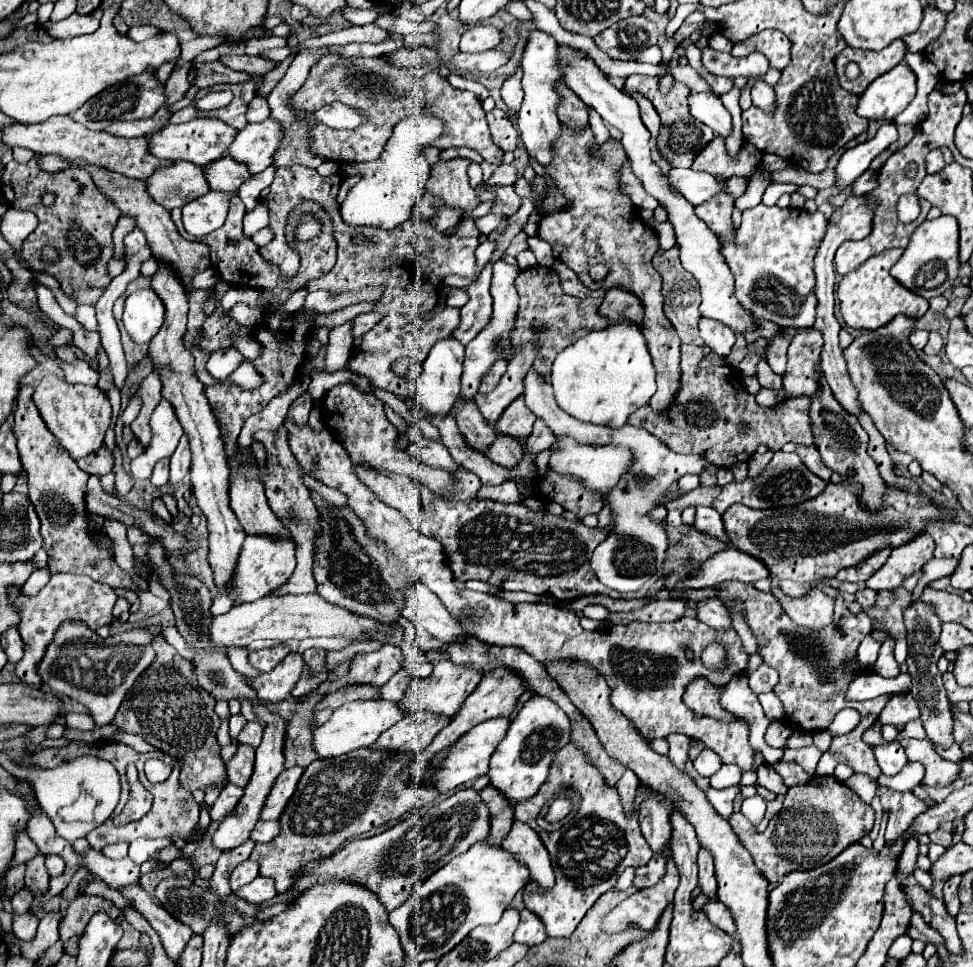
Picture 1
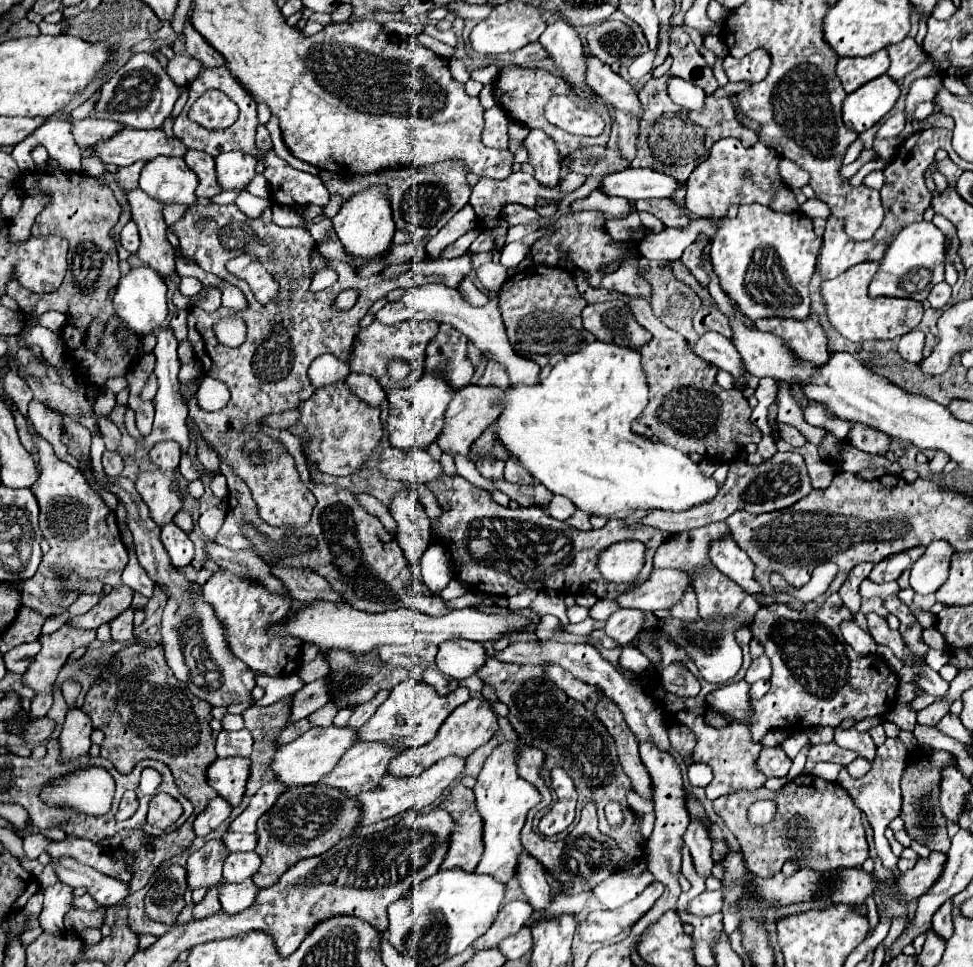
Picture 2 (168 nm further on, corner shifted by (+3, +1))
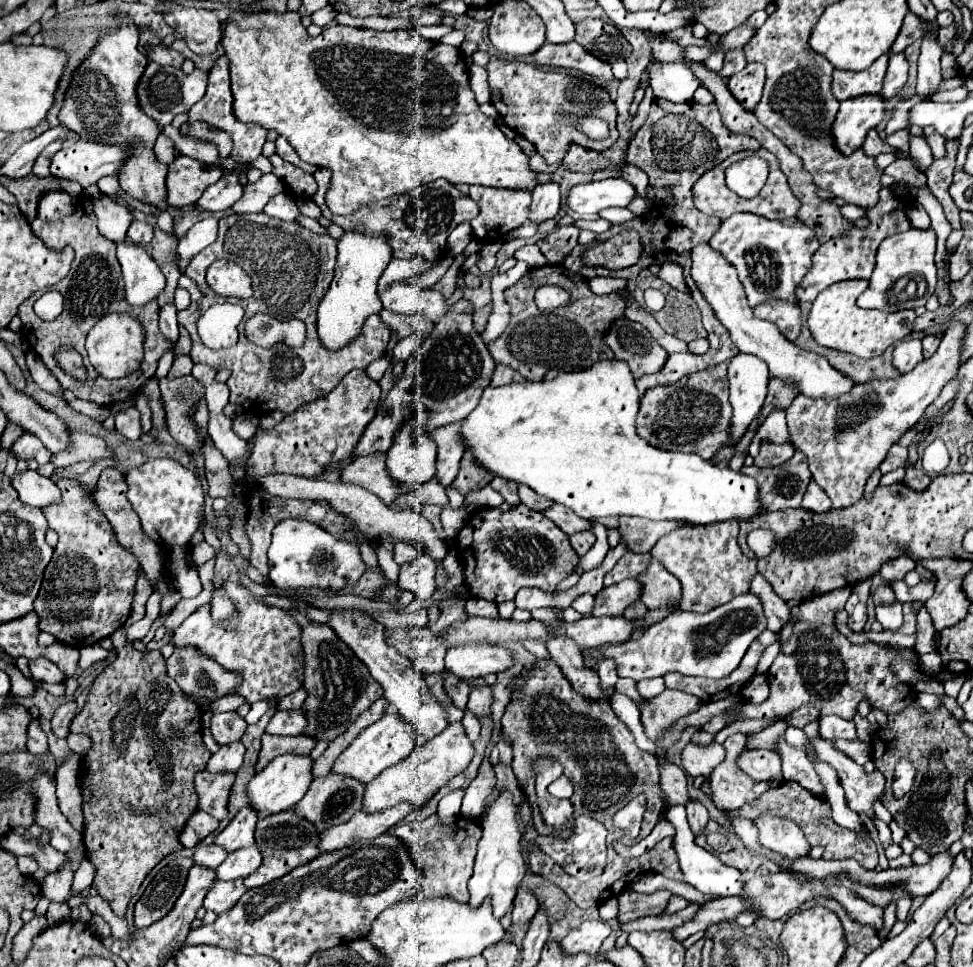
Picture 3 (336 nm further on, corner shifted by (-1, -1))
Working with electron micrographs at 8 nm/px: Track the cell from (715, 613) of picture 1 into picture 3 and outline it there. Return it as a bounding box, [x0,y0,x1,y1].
[638,560,682,612]

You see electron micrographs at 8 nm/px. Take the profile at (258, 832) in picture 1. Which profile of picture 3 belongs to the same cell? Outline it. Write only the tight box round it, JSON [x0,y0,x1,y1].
[194,844,228,868]

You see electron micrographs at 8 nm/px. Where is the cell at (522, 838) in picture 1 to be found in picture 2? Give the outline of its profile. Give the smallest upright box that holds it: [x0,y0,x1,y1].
[516,854,550,910]

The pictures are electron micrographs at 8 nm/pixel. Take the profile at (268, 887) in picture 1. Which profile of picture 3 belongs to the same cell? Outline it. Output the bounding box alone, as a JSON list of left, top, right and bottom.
[204,880,248,914]

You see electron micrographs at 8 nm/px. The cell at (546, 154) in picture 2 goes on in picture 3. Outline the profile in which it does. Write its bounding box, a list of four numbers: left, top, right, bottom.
[530,182,560,222]

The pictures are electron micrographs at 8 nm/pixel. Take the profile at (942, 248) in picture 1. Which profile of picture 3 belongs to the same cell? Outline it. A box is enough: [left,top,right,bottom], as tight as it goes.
[858,228,938,312]

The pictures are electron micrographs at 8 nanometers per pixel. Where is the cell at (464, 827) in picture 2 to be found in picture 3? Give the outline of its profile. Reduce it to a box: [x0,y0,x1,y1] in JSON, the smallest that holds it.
[390,814,482,902]

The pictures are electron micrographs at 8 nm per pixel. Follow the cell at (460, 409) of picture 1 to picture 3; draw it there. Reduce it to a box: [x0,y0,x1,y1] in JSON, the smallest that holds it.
[490,476,520,506]

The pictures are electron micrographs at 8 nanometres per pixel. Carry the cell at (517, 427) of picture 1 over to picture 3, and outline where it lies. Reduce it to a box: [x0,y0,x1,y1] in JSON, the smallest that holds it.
[454,452,494,494]

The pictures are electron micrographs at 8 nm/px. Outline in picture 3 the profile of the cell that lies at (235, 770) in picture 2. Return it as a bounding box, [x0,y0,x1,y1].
[196,772,236,820]

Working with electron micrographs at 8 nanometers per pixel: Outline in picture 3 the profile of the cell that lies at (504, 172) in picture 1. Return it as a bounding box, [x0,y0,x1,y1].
[470,186,532,242]

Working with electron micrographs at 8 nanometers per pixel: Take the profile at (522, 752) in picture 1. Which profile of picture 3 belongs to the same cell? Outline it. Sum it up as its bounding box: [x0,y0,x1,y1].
[468,790,526,918]

